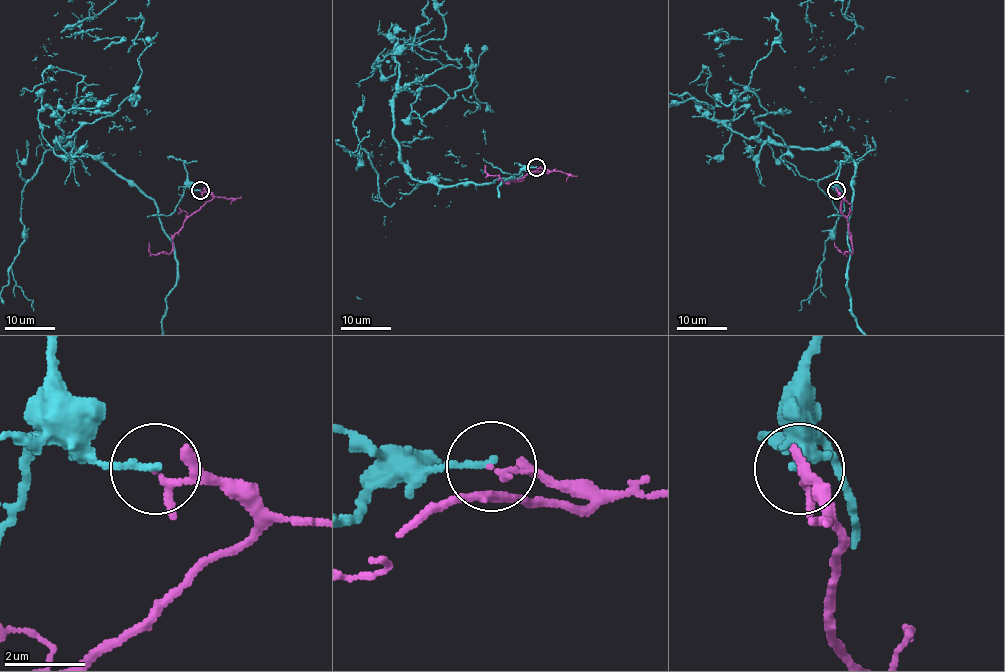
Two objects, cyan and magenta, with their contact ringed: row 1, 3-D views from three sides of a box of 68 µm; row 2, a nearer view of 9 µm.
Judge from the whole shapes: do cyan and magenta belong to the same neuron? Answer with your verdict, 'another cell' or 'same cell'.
another cell

